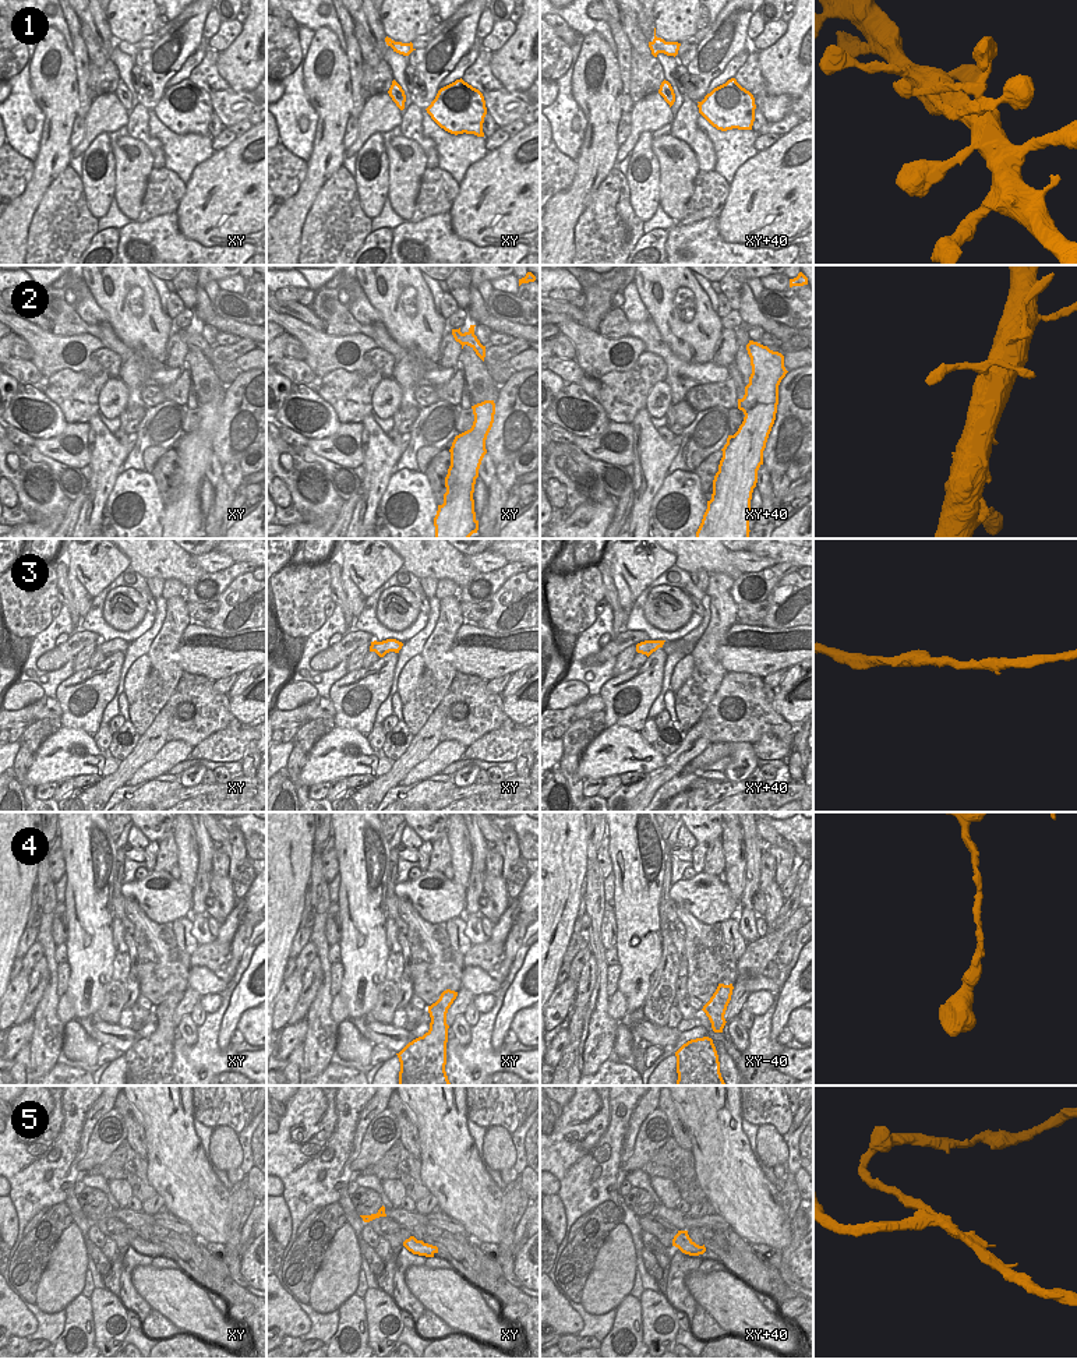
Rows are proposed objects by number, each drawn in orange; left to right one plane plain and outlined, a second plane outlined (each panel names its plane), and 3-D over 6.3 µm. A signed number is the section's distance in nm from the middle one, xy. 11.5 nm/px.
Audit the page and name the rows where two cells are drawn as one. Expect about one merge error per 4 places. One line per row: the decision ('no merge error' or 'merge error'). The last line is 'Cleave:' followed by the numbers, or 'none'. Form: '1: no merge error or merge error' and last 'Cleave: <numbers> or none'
1: no merge error
2: no merge error
3: no merge error
4: no merge error
5: merge error
Cleave: 5

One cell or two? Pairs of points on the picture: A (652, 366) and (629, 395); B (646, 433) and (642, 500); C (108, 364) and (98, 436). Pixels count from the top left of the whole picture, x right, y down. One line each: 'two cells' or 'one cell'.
A: one cell
B: one cell
C: two cells

